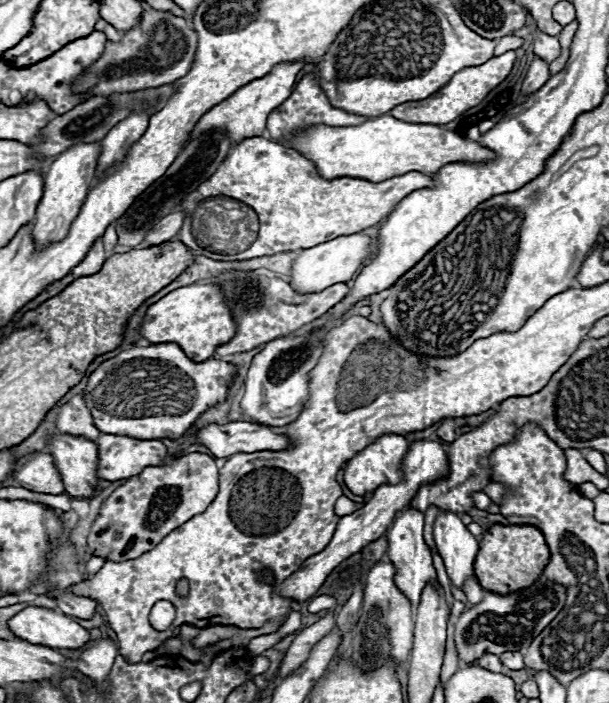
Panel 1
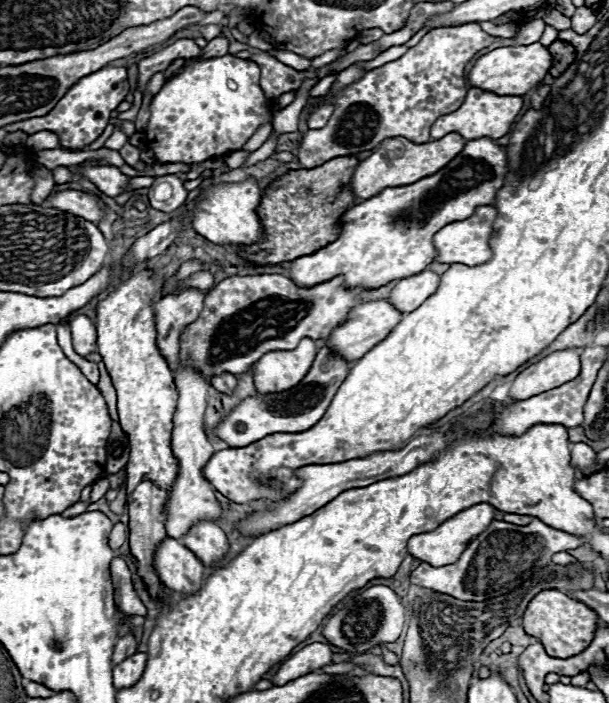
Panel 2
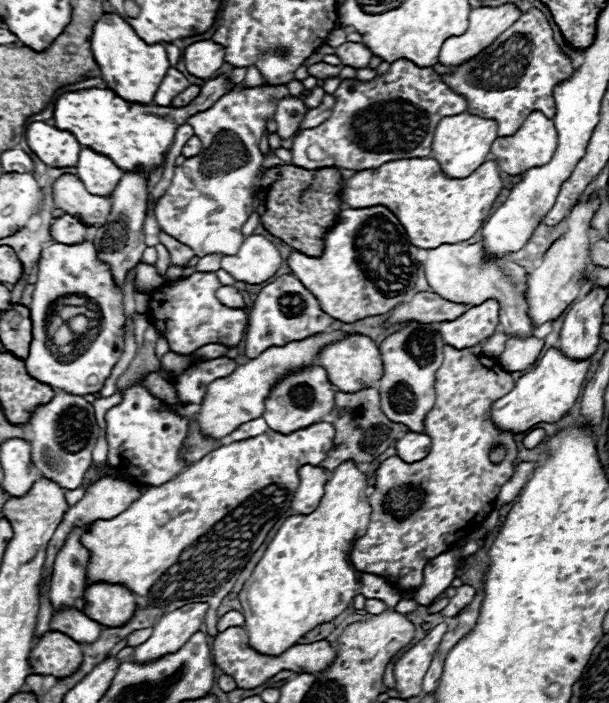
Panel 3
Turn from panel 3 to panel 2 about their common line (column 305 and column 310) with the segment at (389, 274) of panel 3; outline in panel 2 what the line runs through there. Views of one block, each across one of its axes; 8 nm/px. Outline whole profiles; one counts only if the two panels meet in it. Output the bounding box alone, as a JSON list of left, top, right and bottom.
[290,138,508,288]

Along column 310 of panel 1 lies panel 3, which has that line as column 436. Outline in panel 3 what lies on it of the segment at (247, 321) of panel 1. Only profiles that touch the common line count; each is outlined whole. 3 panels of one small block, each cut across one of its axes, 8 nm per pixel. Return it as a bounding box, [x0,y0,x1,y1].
[388,292,468,326]

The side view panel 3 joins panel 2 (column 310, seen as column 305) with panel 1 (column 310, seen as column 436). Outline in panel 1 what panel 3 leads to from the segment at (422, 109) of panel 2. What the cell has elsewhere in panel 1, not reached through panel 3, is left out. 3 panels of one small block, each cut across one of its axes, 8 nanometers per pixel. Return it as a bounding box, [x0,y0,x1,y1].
[268,74,366,140]

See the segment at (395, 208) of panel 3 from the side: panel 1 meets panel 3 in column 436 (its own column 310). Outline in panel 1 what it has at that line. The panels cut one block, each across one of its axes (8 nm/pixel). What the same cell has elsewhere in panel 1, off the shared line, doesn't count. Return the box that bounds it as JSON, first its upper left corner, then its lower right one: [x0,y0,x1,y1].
[178,136,432,260]

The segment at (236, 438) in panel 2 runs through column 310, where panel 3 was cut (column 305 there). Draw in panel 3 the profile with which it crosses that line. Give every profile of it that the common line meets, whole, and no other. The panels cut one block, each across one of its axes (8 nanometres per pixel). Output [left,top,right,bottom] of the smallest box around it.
[262,364,334,434]

